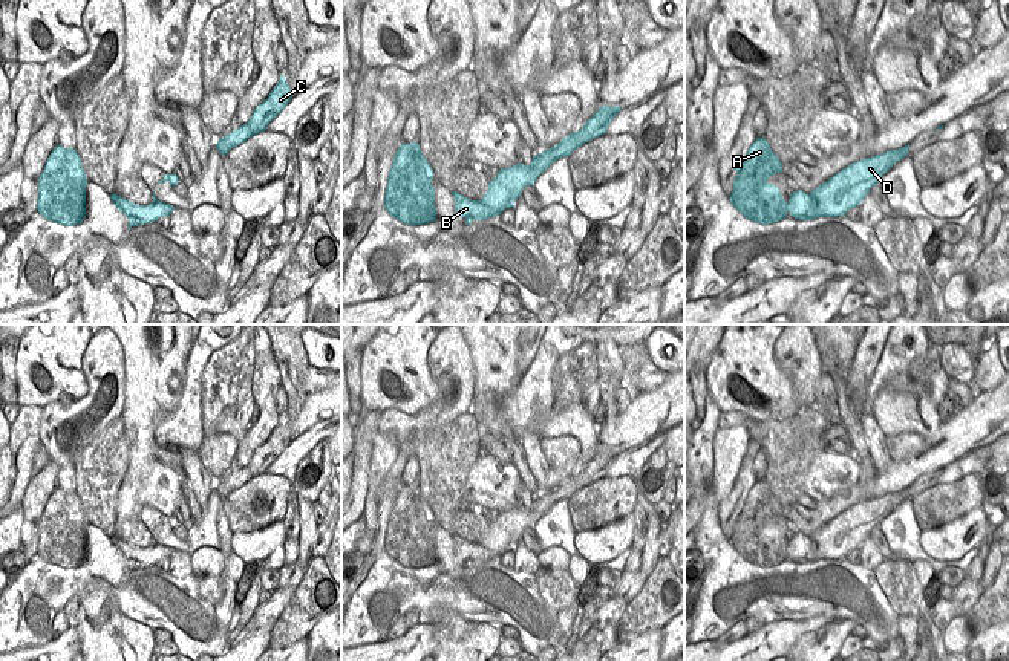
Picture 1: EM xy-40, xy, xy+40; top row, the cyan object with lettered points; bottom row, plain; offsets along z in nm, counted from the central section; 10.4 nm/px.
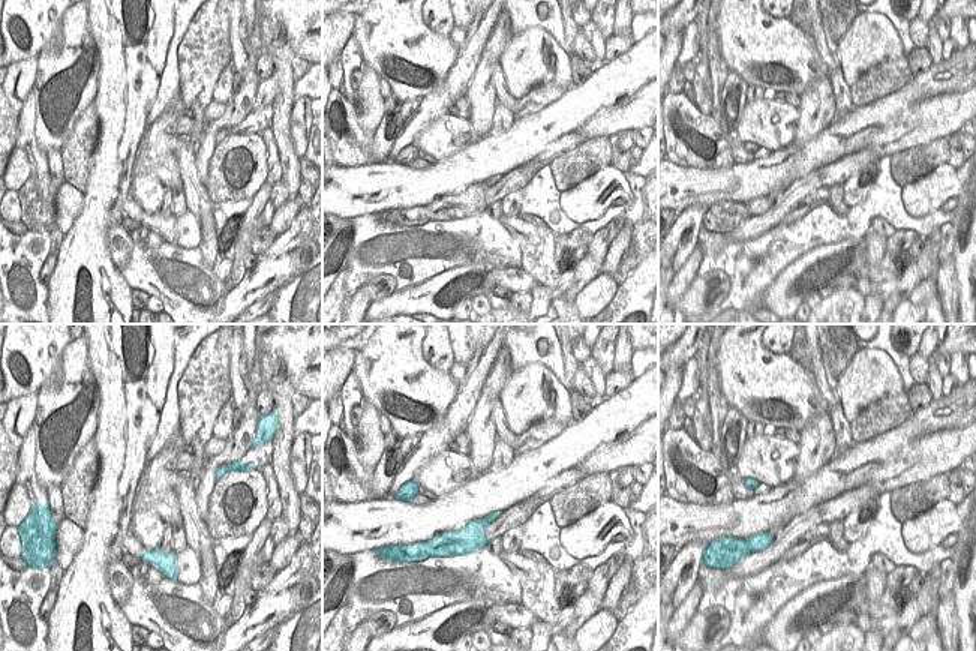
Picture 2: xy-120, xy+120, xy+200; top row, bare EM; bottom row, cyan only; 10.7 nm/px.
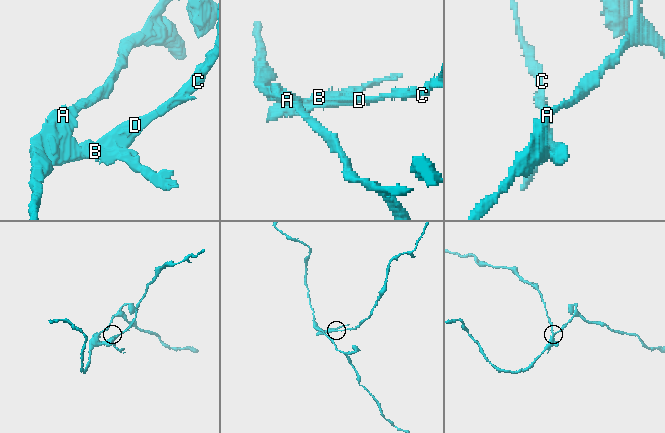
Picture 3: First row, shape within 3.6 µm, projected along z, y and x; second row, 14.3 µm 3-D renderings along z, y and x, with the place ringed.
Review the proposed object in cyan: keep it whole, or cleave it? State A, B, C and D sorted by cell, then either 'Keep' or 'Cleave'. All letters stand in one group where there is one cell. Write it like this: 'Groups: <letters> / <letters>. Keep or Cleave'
Groups: A B / C D. Cleave

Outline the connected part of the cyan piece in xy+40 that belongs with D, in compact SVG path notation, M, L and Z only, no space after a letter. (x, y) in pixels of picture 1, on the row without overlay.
M909 487L860 502L821 526L810 536L815 545L813 562L845 558L848 552L860 548L870 531L877 528L880 520L908 497L908 493Z

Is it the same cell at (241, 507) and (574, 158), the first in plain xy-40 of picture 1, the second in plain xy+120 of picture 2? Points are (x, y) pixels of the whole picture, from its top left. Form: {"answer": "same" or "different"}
{"answer": "same"}

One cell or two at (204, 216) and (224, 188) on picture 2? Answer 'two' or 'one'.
two

